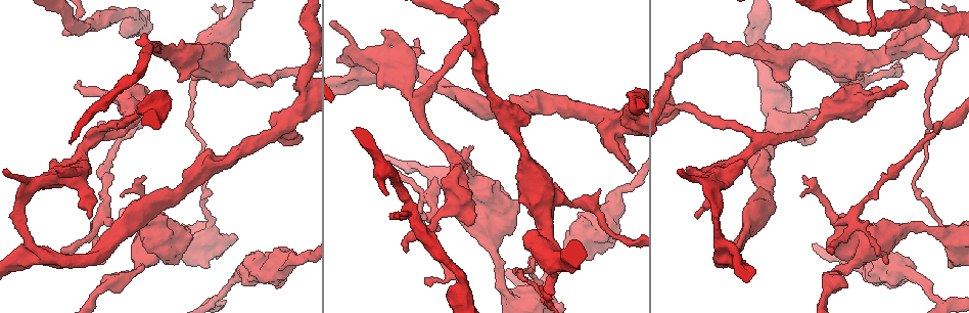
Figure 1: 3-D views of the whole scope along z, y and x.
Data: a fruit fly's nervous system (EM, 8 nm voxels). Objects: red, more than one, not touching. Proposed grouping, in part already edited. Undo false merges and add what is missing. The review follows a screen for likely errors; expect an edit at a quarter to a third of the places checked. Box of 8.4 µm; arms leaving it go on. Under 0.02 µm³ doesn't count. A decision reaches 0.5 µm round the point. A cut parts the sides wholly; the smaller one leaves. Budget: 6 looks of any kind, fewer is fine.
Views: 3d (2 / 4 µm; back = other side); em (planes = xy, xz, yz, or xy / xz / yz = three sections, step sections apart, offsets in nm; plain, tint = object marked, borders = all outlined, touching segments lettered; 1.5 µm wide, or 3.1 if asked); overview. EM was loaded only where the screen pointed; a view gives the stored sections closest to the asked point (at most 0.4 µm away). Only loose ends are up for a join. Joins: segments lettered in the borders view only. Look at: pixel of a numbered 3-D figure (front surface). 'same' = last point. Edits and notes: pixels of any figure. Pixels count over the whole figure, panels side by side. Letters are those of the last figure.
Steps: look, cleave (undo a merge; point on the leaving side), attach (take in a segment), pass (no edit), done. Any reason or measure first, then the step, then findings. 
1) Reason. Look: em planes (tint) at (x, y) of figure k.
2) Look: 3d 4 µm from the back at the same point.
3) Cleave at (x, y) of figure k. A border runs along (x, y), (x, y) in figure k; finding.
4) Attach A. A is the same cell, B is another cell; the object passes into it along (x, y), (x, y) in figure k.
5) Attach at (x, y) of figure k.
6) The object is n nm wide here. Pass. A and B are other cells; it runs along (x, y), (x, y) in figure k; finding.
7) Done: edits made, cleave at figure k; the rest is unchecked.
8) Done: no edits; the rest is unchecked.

An open end. Look: 3d 2 µm at (409, 250) of figure 1.

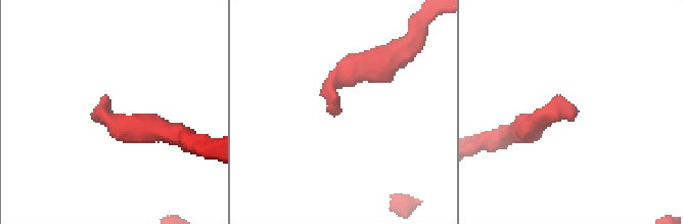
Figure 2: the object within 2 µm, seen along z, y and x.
Now the EM. Look: em planes (plain) at (574, 113) of figure 2.

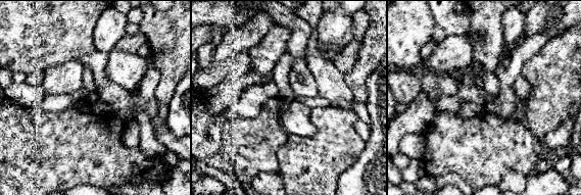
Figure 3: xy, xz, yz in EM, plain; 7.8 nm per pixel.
See the neighbours. Look: em planes (borders) at the same point.

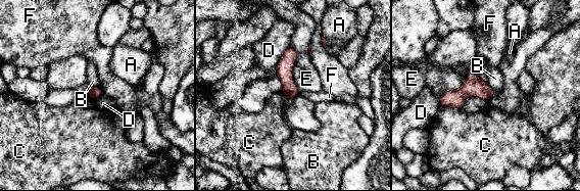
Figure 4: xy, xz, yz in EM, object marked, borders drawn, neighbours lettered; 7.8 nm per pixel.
Pass. A, B, C, D, E and F are other cells; a border runs along (290, 45), (274, 74) in figure 4; no lettered segment goes on from it.

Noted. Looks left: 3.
Four-way junction. Look: em yz step 8 (borders) at (451, 188) of figure 1.

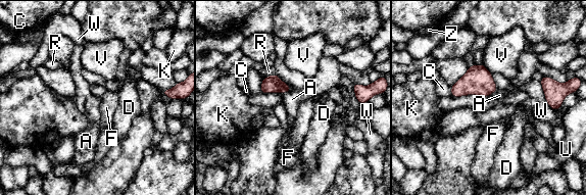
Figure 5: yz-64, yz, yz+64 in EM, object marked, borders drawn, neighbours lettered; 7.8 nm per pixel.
Pass. A, C, D, F, K, R, U, V, W and Z are other cells; continuous, no second neuron.

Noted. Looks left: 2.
Thin end. Look: 3d 2 µm from the back at (108, 225) of figure 1.

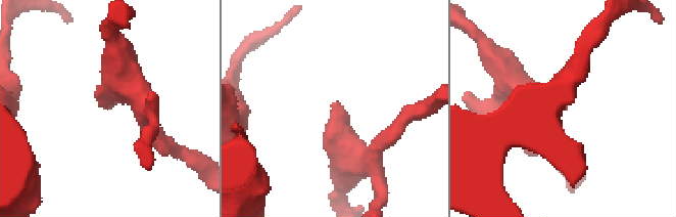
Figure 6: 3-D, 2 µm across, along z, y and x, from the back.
Now the EM. Look: em planes (borders) at (107, 109) of figure 6.

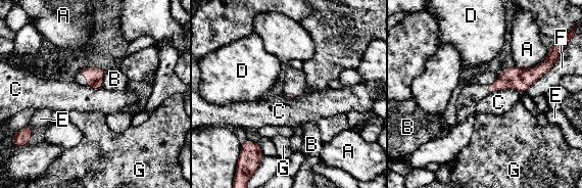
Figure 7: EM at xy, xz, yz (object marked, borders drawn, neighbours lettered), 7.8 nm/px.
Pass. A, B, C, D, E, F and G are other cells; a border runs along (519, 92), (499, 89), (490, 93) in figure 7; none of them fits.

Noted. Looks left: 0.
Done: no edits; the rest is unchecked.

